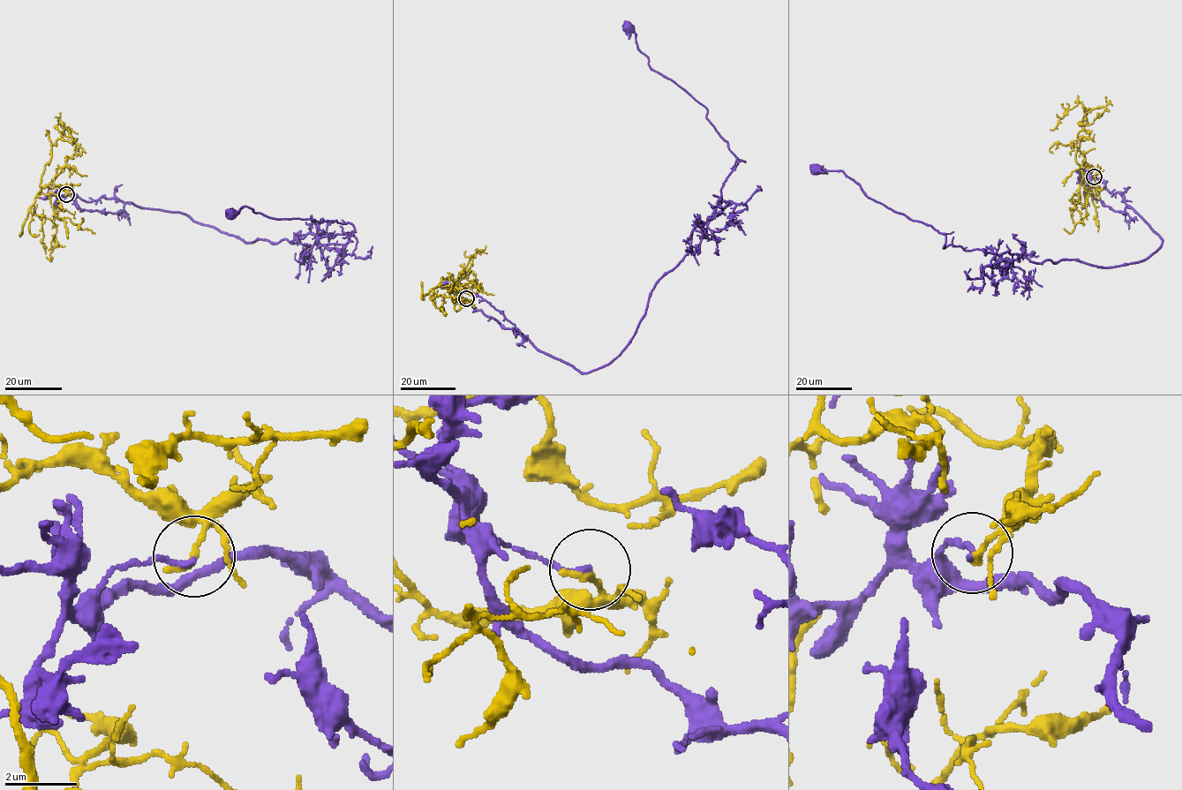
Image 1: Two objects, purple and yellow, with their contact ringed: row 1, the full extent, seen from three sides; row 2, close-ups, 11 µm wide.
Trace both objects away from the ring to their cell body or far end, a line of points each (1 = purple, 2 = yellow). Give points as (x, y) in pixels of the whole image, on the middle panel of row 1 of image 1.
1: (466, 298), (458, 299), (581, 372), (607, 365), (745, 161), (703, 106), (651, 69), (628, 28)
2: (466, 298), (455, 302), (439, 283), (442, 277), (451, 274), (455, 281), (462, 276), (469, 260), (485, 245)

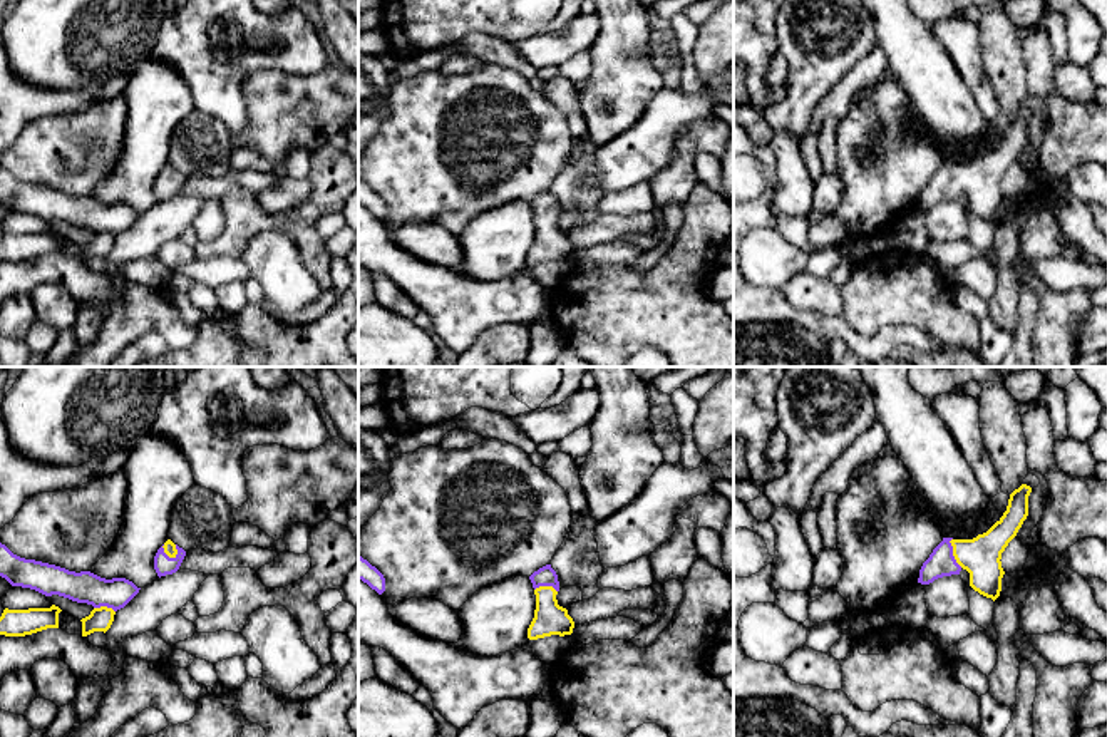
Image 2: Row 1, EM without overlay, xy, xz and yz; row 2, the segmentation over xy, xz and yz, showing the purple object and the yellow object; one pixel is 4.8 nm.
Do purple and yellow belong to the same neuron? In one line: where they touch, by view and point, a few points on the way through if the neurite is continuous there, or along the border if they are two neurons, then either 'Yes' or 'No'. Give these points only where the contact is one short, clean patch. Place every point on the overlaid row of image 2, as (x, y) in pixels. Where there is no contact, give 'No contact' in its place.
Touches purple at xy (166, 555). No

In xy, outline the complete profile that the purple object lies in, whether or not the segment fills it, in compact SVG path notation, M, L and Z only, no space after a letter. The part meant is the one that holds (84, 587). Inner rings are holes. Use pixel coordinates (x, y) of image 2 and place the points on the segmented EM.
M0 543L0 576L12 586L35 590L45 596L59 595L94 608L107 606L114 611L124 608L141 588L126 578L106 580L90 571L69 571L65 568L25 559Z

